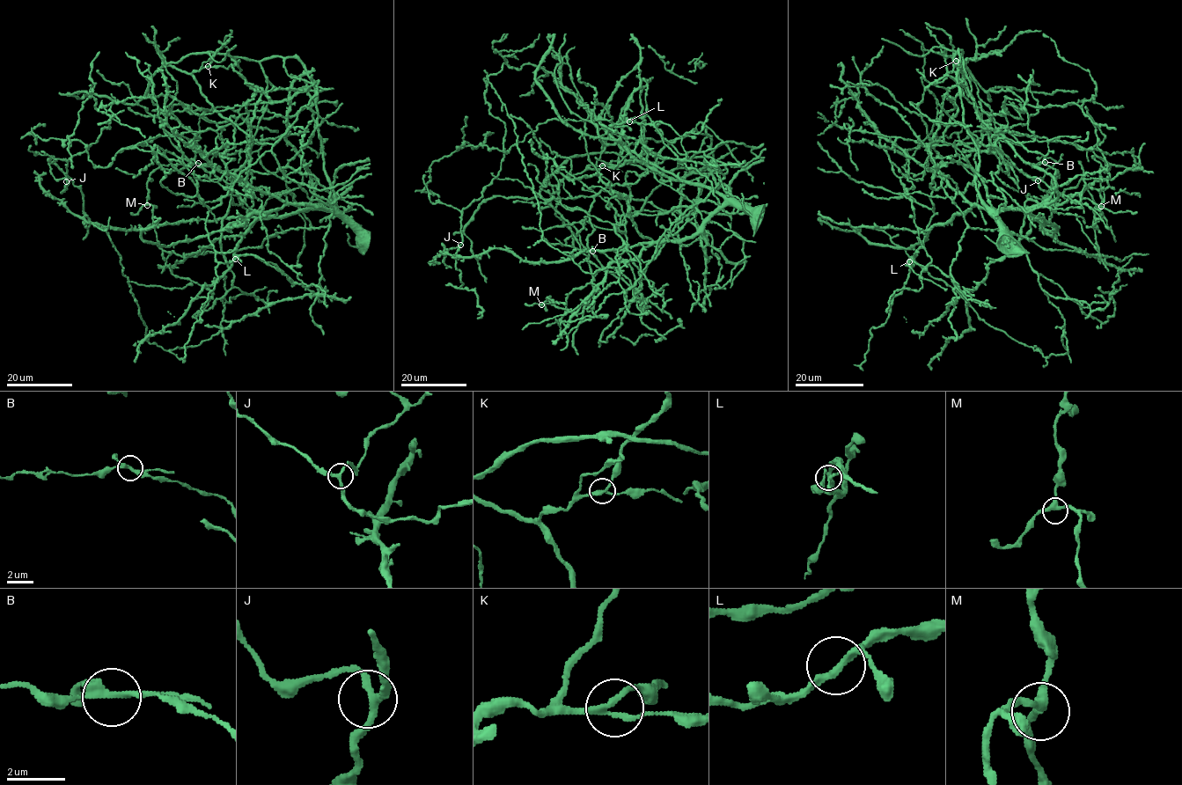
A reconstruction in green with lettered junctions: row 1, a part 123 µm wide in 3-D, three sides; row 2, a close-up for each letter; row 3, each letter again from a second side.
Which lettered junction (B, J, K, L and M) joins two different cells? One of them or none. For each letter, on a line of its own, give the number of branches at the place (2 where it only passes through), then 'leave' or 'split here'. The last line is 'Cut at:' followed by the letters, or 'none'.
B: branches 3; split here
J: branches 3; leave
K: branches 3; leave
L: branches 3; leave
M: branches 3; leave
Cut at: B

